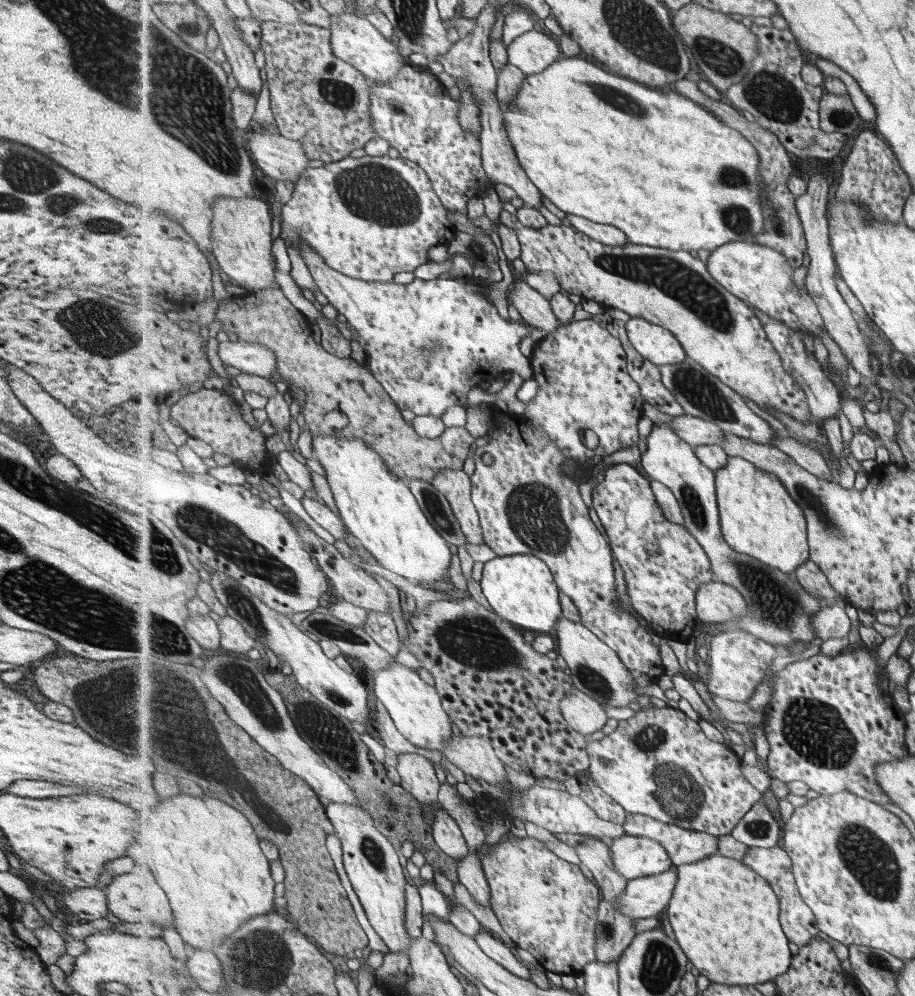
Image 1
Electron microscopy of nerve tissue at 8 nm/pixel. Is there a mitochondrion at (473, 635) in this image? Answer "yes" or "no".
yes

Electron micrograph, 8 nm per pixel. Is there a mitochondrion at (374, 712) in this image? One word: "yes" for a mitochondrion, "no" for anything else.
no

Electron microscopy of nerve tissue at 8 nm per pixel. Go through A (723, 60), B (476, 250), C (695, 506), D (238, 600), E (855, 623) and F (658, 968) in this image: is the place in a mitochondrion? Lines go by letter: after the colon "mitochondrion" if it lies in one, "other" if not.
A: mitochondrion
B: mitochondrion
C: mitochondrion
D: mitochondrion
E: other
F: mitochondrion

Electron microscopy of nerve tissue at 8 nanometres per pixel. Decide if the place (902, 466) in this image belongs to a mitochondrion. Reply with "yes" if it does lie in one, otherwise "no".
no

